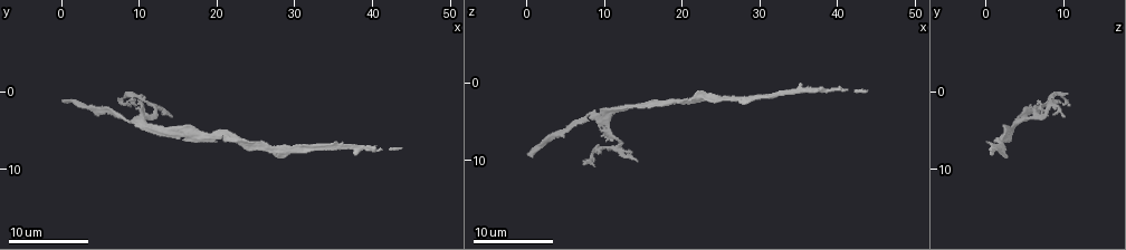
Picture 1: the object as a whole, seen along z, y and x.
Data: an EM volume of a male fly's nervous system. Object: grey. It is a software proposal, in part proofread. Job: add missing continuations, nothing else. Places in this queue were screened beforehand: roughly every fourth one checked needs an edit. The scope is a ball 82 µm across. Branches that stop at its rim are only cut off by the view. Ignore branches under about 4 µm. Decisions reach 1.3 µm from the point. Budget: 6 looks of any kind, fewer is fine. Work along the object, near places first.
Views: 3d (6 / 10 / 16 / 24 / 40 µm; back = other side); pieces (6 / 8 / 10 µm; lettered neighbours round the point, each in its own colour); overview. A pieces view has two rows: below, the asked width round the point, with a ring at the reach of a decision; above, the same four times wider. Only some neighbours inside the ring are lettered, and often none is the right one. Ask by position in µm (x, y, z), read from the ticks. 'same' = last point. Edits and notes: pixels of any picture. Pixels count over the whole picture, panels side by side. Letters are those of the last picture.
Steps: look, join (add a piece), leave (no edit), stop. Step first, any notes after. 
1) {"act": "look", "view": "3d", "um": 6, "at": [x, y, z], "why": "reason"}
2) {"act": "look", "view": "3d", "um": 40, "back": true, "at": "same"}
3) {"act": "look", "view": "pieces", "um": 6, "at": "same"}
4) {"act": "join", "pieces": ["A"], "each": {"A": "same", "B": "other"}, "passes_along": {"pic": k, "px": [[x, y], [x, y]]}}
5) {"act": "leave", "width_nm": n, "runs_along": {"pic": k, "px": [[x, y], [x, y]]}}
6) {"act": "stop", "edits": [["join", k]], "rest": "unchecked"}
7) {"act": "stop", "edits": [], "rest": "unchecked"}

{"act": "look", "view": "pieces", "um": 10, "at": [44.0, 7.5, 1.0], "why": "tapers out"}

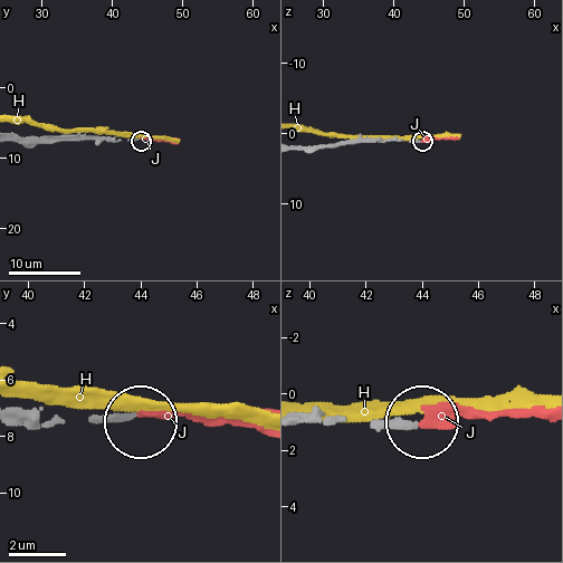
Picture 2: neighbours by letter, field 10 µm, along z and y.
{"act": "join", "pieces": ["J"], "each": {"H": "other", "J": "same"}, "passes_along": {"pic": 2, "px": [[398, 141], [460, 135]]}, "found": "it goes on there"}

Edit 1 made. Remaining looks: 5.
{"act": "look", "view": "3d", "um": 6, "at": [0.5, 1.0, 9.5], "why": "free end"}

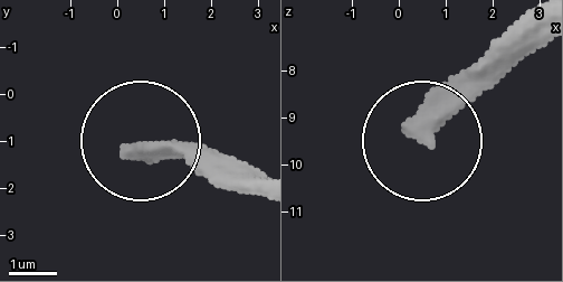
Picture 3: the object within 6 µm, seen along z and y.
{"act": "look", "view": "pieces", "um": 8, "at": [0.25, 1.25, 9.25], "why": "what lies round it"}

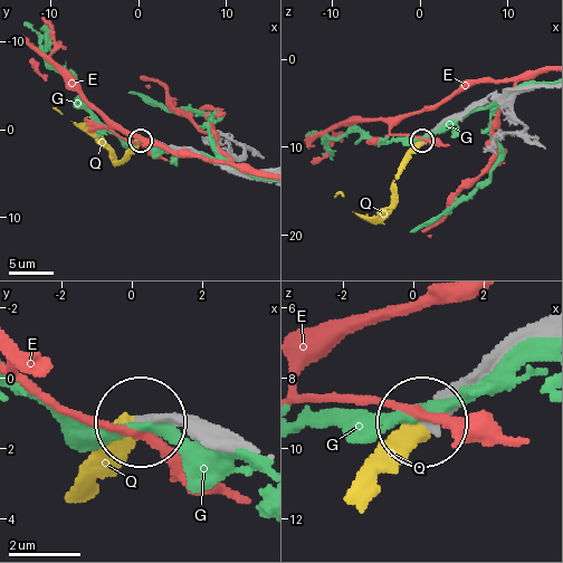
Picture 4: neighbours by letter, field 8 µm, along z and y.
{"act": "join", "pieces": ["Q"], "each": {"E": "other", "G": "other", "Q": "same"}, "passes_along": {"pic": 4, "px": [[447, 118], [402, 160], [378, 215], [336, 196]]}, "found": "the cell continues"}

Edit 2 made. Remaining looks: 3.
{"act": "look", "view": "overview"}

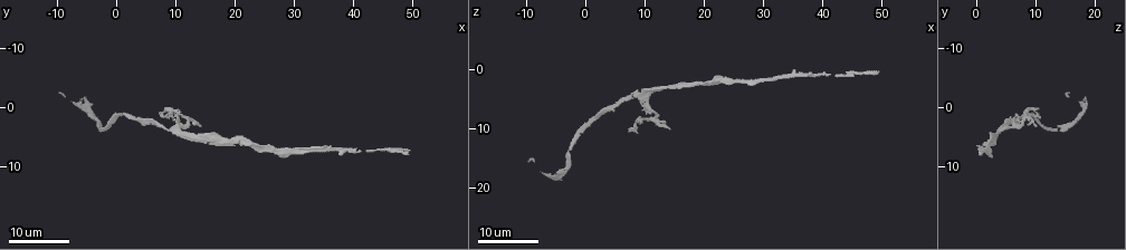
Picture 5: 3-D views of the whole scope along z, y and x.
{"act": "look", "view": "3d", "um": 24, "at": [8.5, 1.5, 10.5], "why": "branch stops here"}

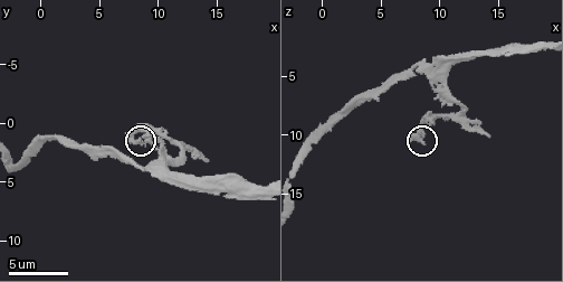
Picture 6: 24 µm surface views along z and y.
{"act": "look", "view": "pieces", "um": 6, "at": [8.6, 1.6, 10.6]}

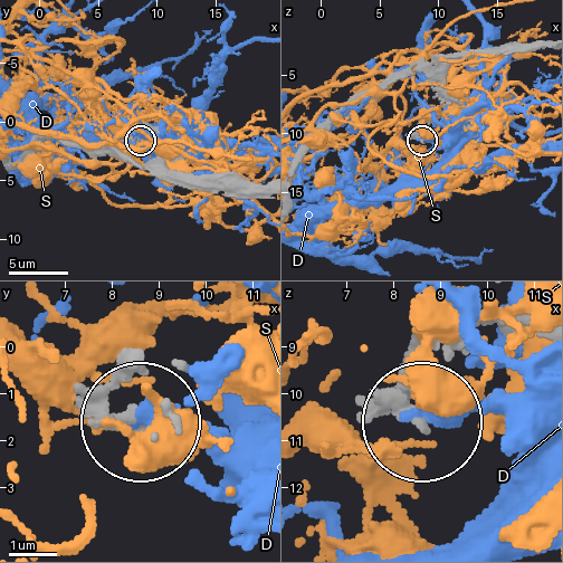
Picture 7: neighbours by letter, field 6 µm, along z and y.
{"act": "leave", "width_nm": 210, "each": {"D": "other", "S": "other"}, "found": "none of them fits"}

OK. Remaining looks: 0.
{"act": "stop", "edits": [["join", 2], ["join", 4]], "rest": "unchecked"}

